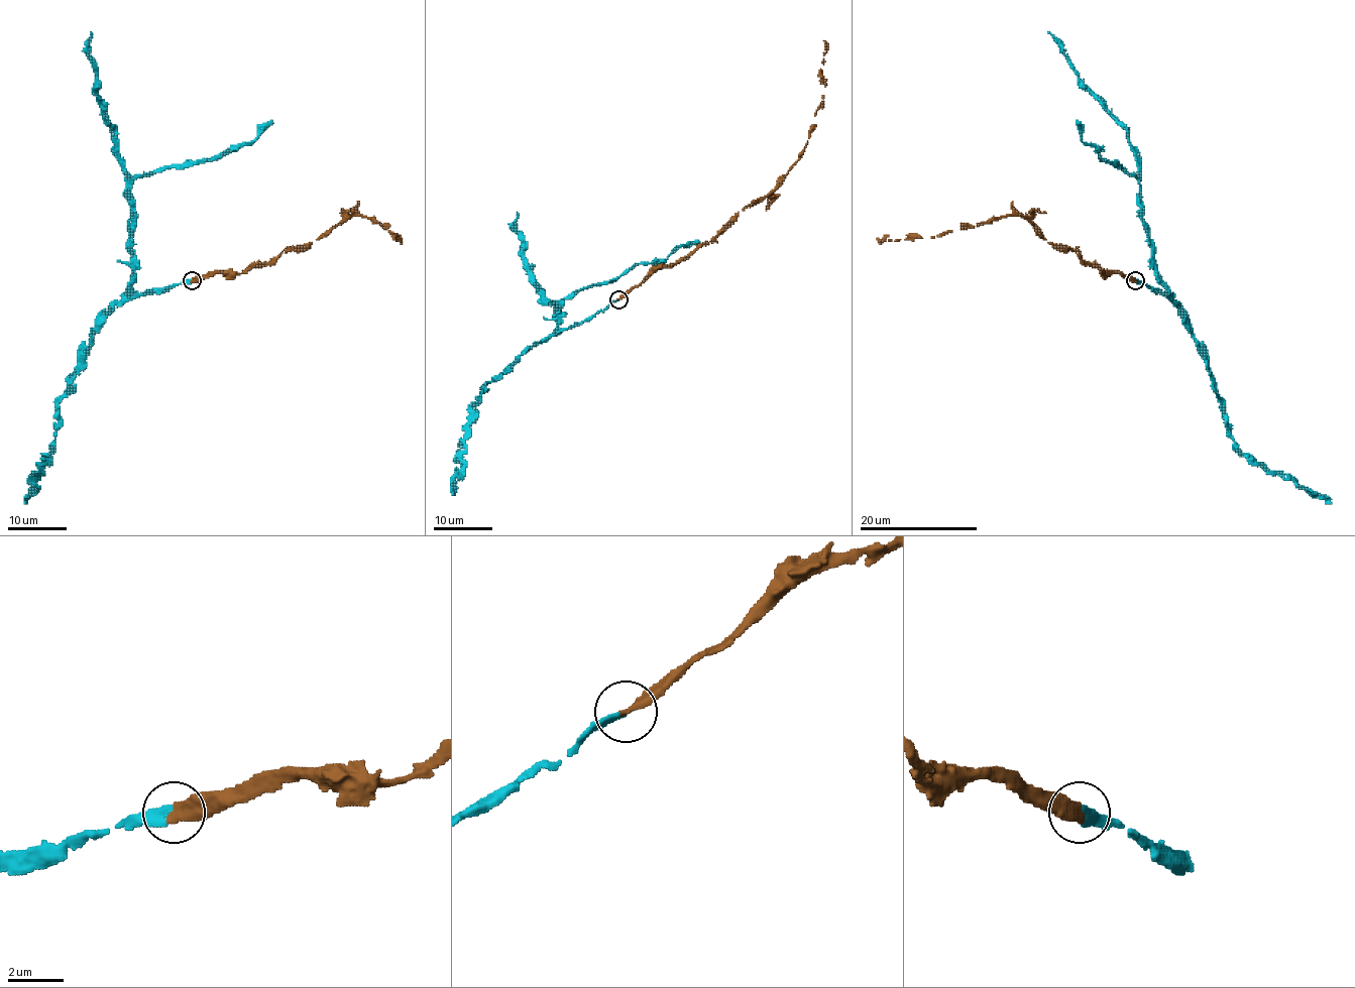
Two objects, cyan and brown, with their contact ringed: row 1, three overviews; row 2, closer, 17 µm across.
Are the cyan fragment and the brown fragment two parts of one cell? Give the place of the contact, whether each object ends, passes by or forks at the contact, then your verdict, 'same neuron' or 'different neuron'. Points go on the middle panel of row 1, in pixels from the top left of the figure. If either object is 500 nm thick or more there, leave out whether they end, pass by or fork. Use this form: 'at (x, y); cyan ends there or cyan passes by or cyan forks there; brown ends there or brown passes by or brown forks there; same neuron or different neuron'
at (618, 299); cyan ends there; brown ends there; same neuron

